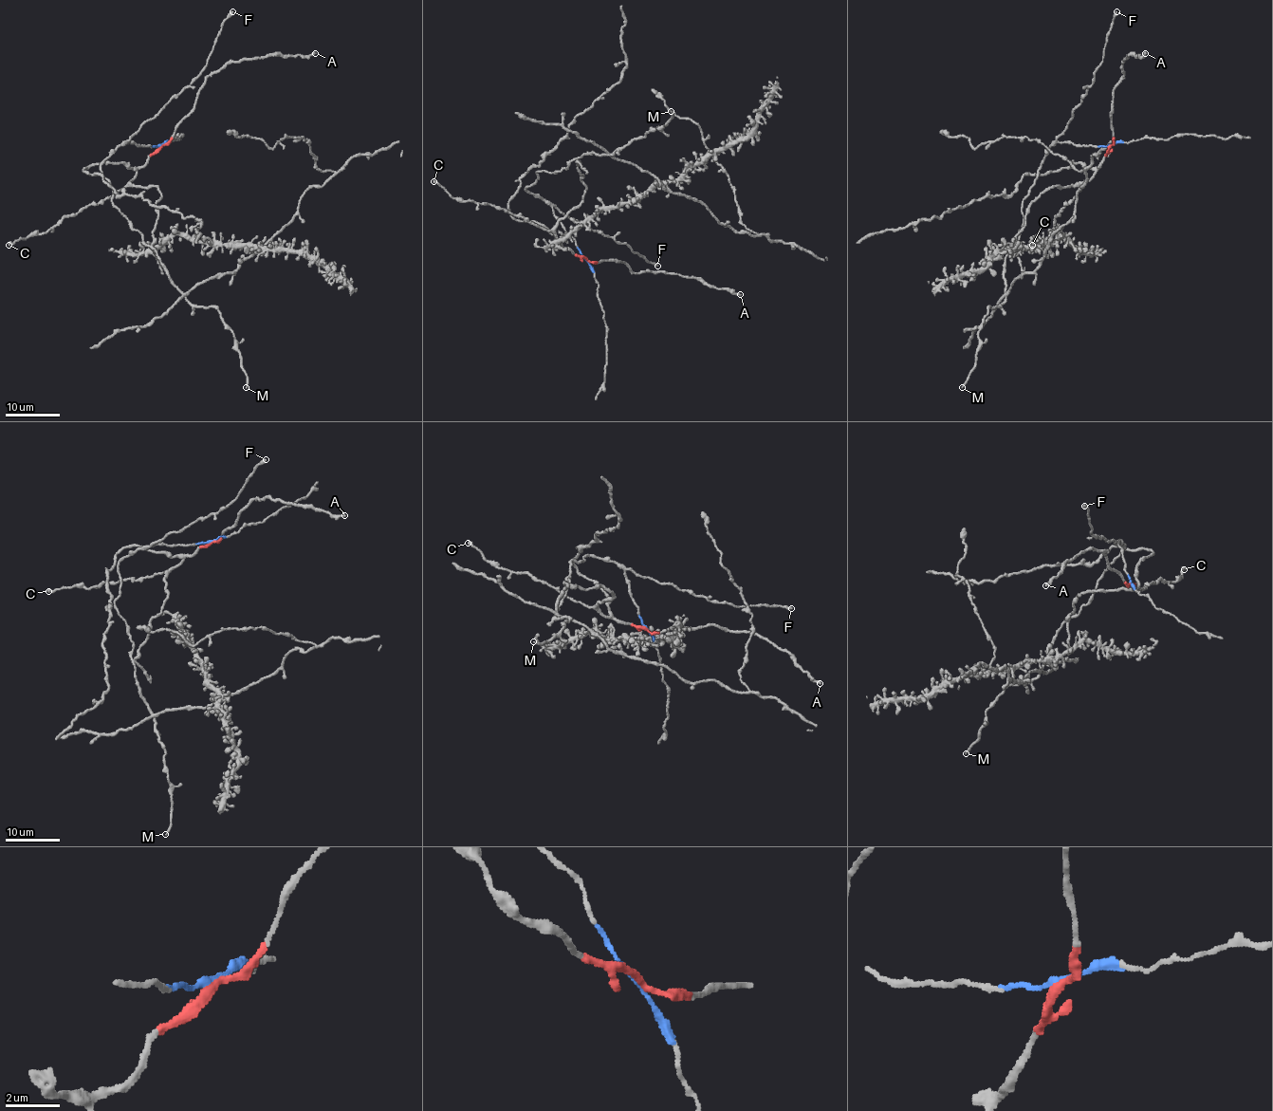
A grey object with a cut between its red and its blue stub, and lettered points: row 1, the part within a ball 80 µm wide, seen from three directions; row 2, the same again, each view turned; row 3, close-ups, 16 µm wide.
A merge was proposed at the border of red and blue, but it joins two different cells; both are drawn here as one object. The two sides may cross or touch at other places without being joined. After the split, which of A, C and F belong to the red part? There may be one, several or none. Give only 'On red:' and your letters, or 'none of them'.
On red: A, C

